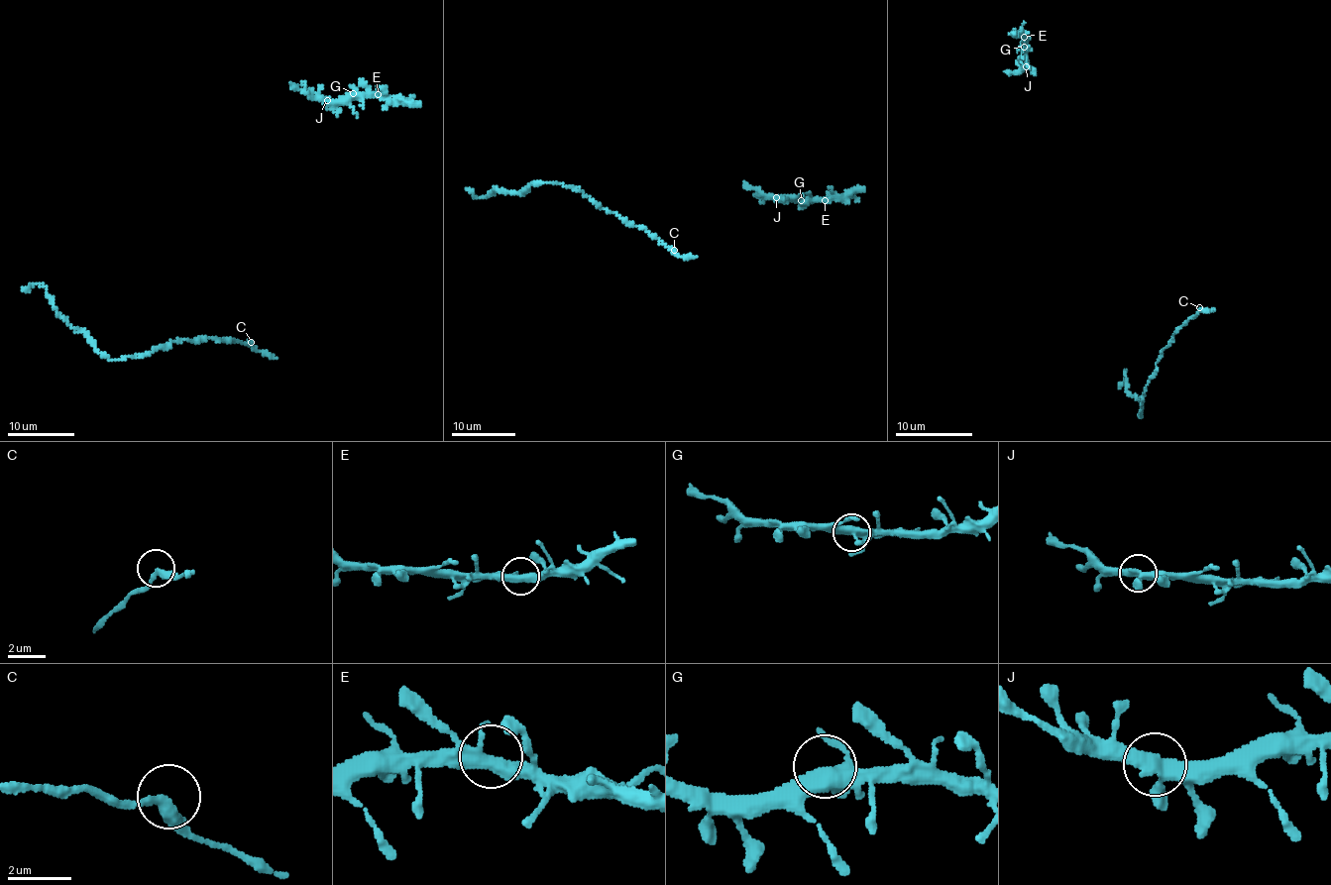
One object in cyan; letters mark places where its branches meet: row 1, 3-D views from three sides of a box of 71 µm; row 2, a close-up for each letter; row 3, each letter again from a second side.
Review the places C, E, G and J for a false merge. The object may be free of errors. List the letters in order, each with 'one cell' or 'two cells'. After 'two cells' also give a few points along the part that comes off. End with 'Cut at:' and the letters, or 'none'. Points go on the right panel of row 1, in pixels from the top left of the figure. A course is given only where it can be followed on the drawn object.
C: one cell
E: one cell
G: one cell
J: one cell
Cut at: none

